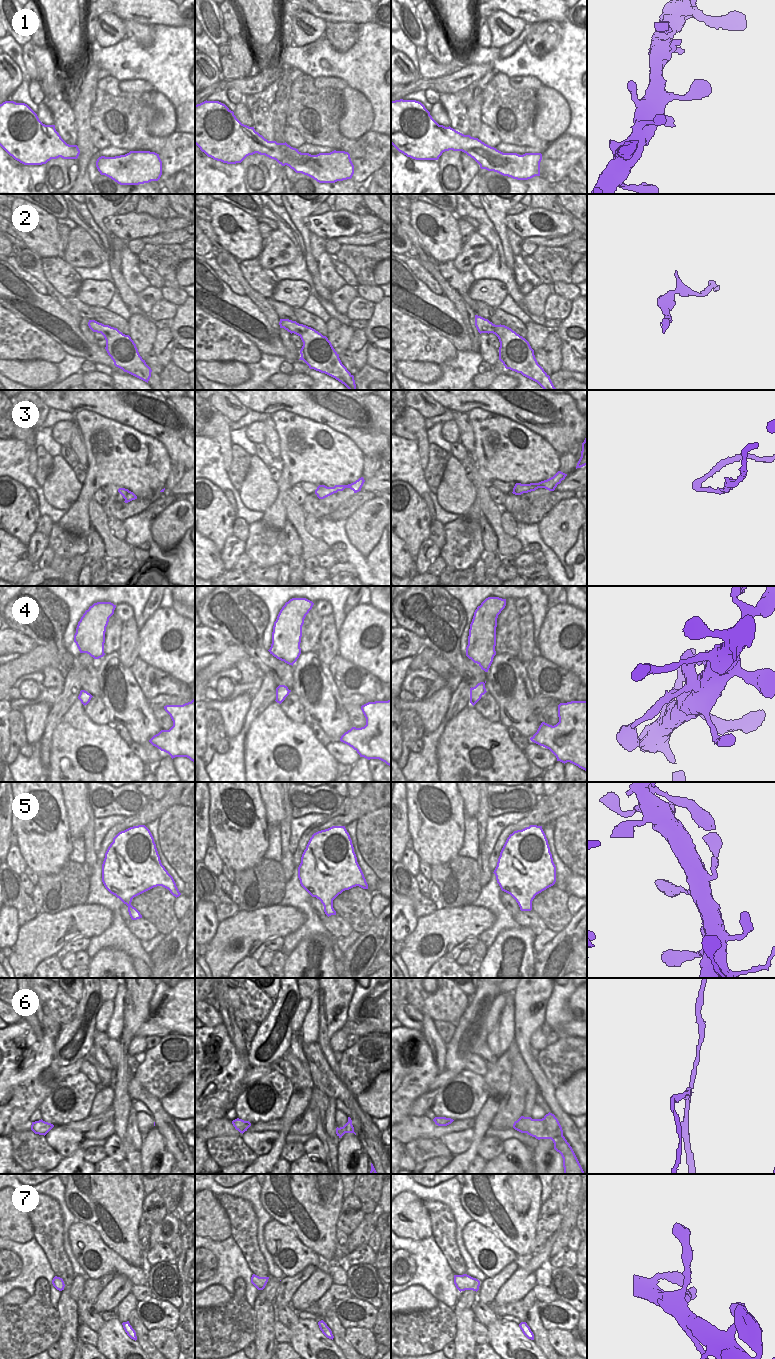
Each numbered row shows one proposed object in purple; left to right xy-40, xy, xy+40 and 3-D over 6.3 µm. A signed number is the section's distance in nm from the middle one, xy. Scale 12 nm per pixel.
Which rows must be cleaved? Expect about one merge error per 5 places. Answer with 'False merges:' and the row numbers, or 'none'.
False merges: 3, 4, 6

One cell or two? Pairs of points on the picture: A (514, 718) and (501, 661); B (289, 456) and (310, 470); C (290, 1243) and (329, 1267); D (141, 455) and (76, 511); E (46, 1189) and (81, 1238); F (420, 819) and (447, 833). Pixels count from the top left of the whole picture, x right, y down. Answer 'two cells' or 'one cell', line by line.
A: one cell
B: one cell
C: one cell
D: one cell
E: two cells
F: one cell

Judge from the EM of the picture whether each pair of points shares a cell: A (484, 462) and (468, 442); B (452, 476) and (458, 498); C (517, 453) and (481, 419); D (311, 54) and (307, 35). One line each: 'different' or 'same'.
A: different
B: same
C: same
D: different

